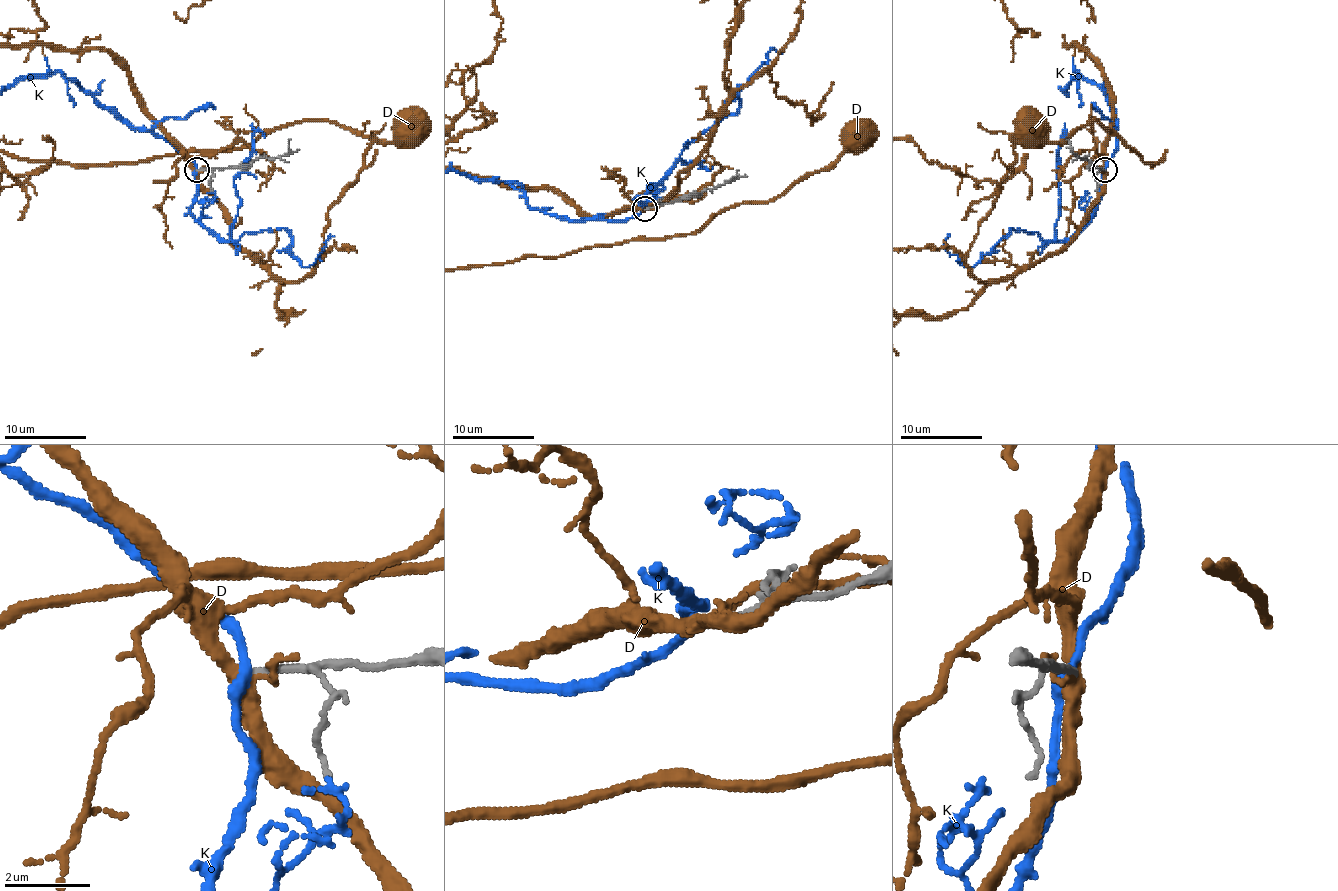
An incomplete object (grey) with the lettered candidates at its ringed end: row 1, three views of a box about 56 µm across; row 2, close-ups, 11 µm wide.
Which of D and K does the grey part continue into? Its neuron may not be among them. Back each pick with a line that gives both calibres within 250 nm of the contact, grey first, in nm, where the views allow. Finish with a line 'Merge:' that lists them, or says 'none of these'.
Merge: none of these

